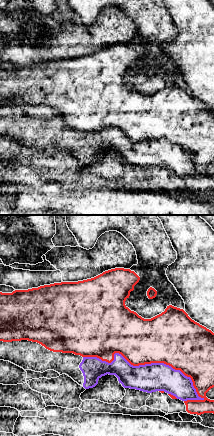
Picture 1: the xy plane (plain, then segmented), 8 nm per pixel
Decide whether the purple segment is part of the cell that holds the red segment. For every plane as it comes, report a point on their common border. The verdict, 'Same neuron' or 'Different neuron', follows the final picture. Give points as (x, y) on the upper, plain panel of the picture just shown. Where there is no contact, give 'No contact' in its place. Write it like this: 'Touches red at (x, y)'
Touches red at (146, 139)

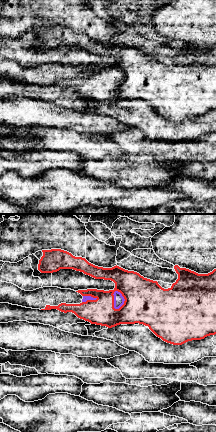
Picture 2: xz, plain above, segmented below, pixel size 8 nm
Touches red at (113, 77)

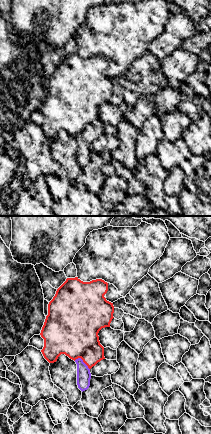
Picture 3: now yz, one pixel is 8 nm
Touches red at (83, 137)

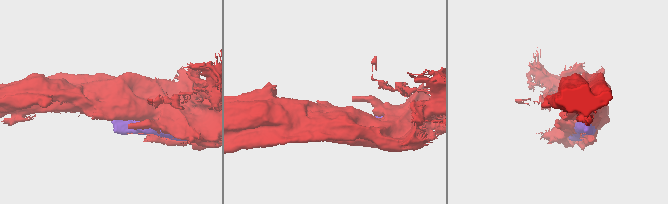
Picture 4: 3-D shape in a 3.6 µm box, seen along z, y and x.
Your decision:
Different neuron

